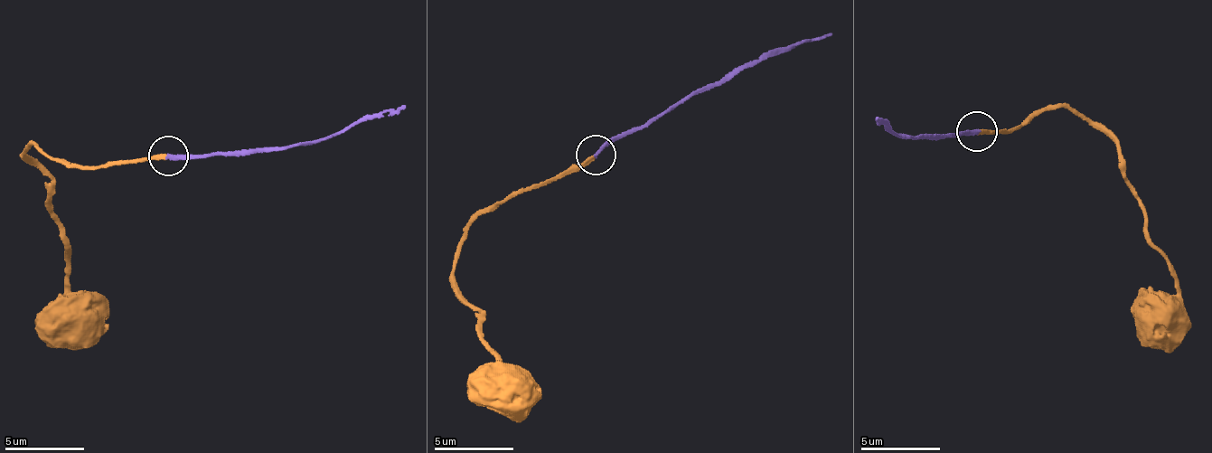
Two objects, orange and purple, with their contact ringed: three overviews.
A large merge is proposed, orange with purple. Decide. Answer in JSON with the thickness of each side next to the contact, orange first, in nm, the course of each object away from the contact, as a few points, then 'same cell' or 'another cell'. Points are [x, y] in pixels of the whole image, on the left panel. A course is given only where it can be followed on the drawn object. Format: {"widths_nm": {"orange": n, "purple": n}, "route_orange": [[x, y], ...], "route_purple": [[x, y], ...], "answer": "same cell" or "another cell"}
{"widths_nm": {"orange": 240, "purple": 240}, "route_orange": [[164, 155], [108, 166], [24, 148], [51, 181], [63, 224], [68, 312]], "route_purple": [[169, 155], [248, 155], [268, 146], [305, 146], [405, 105]], "answer": "same cell"}

